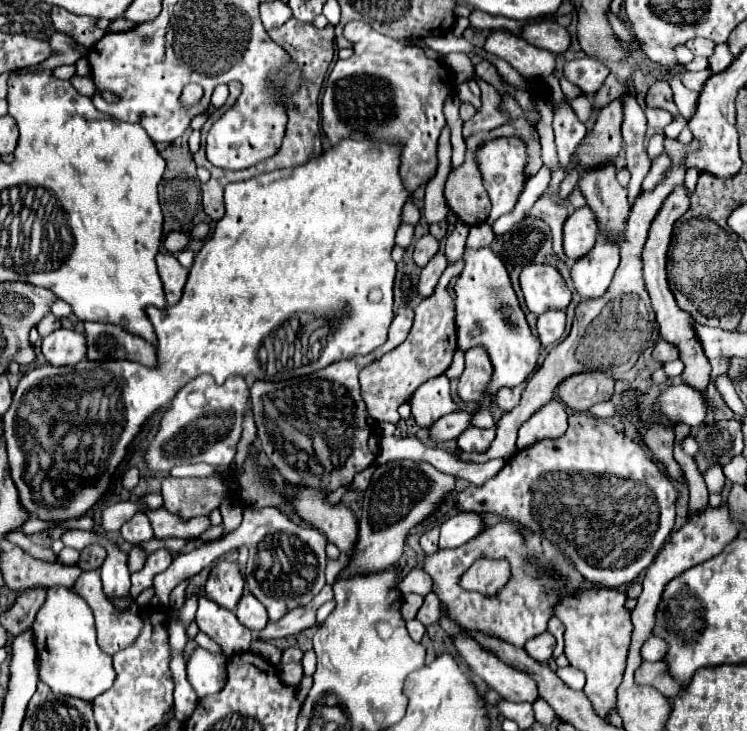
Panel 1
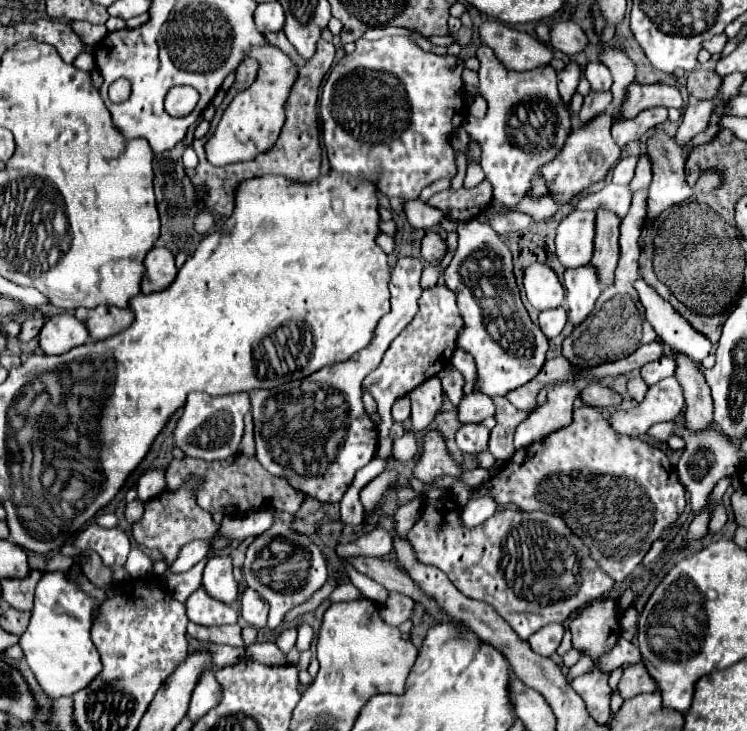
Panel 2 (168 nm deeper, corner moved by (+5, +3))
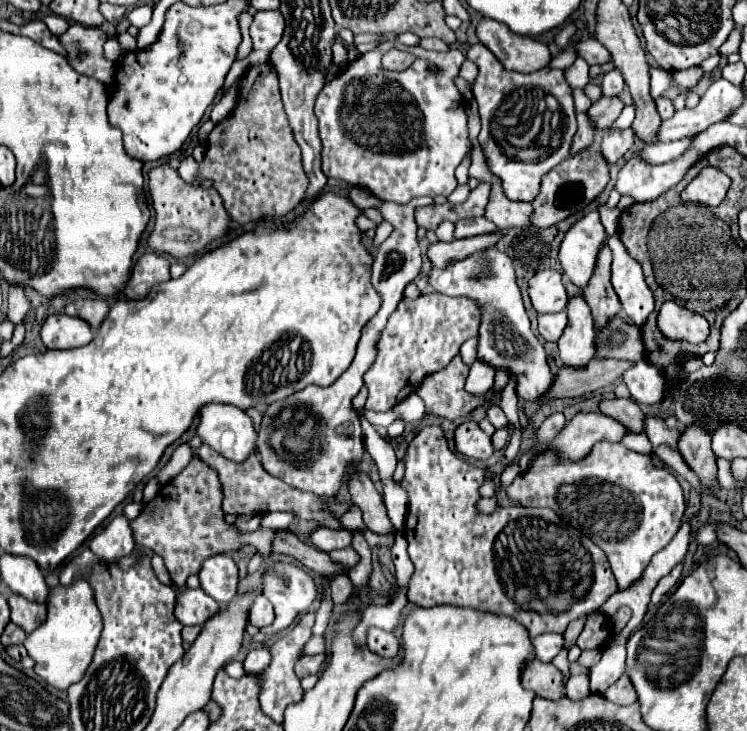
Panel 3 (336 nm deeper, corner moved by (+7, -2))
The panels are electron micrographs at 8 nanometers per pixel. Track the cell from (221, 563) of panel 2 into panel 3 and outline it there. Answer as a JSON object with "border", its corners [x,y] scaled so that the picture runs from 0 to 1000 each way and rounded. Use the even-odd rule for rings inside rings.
{"border":[[[289,758],[273,766],[265,782],[268,802],[292,826],[305,826],[316,815],[319,802],[319,774],[308,761]]]}

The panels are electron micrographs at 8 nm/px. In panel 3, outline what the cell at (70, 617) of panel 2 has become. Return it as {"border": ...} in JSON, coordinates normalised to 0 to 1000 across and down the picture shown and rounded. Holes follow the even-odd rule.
{"border":[[[104,791],[102,799],[91,804],[88,802],[70,804],[64,818],[62,851],[48,865],[37,867],[32,878],[37,897],[48,903],[46,919],[78,944],[88,944],[94,936],[112,925],[118,908],[123,906],[123,895],[137,865],[137,845],[126,824],[126,810],[118,802],[120,799],[115,793]]]}

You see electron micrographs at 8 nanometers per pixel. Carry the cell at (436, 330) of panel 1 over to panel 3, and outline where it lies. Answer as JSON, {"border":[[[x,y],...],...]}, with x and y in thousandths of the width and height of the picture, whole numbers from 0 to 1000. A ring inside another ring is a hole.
{"border":[[[576,399],[557,410],[538,408],[530,427],[519,435],[514,457],[506,465],[506,484],[498,503],[487,512],[493,531],[493,547],[487,561],[517,564],[535,547],[557,536],[568,514],[586,509],[602,498],[613,484],[621,465],[640,460],[643,419],[632,408],[602,408],[586,399]]]}

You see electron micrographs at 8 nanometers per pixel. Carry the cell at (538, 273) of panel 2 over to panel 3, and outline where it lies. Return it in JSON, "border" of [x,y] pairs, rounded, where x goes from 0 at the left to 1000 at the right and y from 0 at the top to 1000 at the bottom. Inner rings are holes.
{"border":[[[744,369],[720,372],[707,391],[712,419],[720,430],[750,427],[760,416],[760,402],[752,389],[752,375]]]}

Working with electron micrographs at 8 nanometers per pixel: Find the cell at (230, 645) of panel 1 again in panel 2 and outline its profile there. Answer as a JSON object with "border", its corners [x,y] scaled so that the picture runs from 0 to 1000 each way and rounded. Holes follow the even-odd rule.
{"border":[[[270,803],[262,806],[252,817],[249,839],[257,852],[276,855],[276,858],[295,858],[295,855],[316,855],[319,852],[319,839],[308,828],[284,819]]]}

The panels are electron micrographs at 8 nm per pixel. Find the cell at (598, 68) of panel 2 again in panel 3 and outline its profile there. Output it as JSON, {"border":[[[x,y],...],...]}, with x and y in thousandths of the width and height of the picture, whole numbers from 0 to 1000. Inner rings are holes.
{"border":[[[817,96],[814,101],[809,101],[809,109],[806,109],[806,123],[809,123],[809,131],[827,131],[835,120],[835,107],[833,107],[833,98],[830,96]]]}

